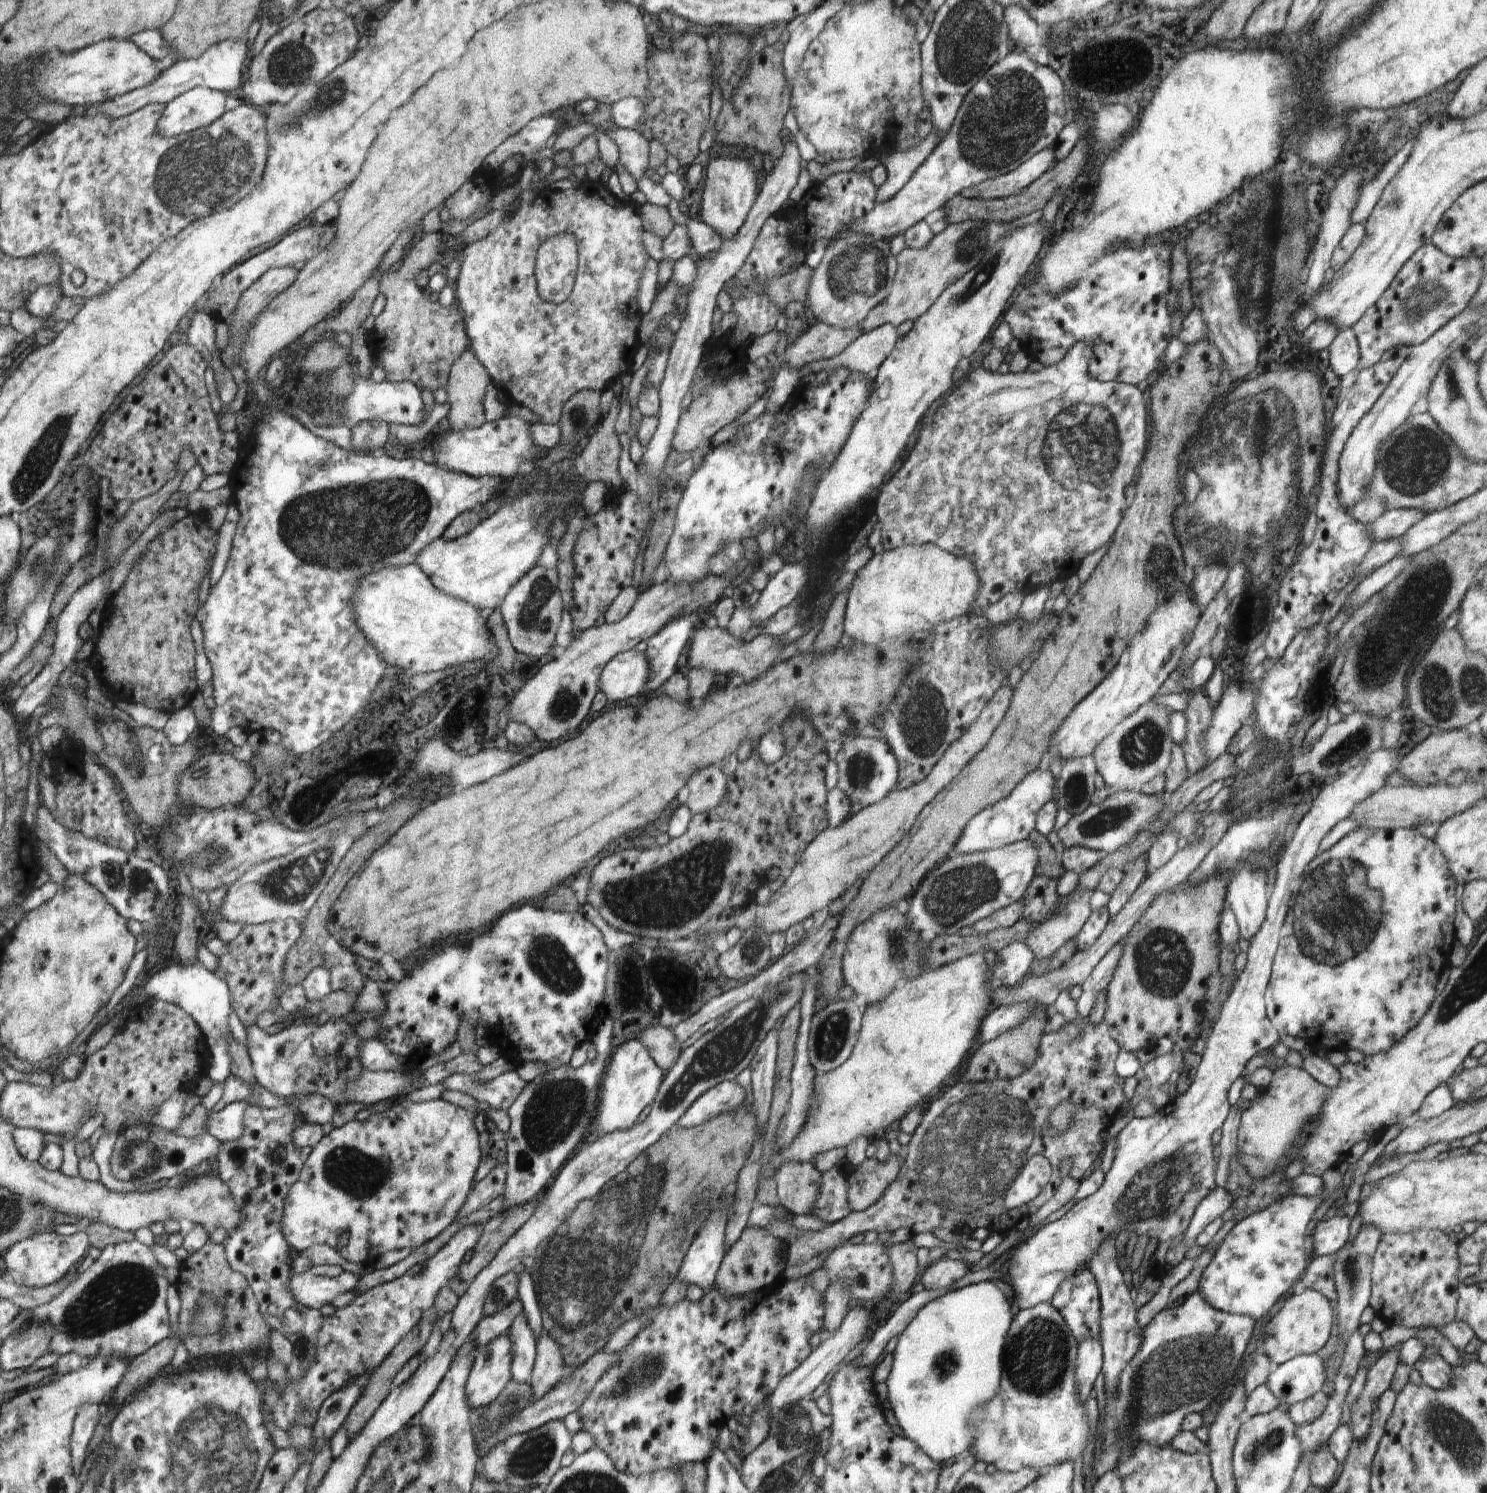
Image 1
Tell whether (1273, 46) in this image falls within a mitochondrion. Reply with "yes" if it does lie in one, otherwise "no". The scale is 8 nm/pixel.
no

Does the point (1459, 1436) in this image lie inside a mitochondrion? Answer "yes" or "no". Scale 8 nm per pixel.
yes

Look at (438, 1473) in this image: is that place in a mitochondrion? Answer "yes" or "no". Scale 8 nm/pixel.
no

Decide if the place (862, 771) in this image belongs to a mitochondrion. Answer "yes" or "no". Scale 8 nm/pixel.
yes

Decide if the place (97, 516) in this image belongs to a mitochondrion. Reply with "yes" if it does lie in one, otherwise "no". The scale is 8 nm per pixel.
no

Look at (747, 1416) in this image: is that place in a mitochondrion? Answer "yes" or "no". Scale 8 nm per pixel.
no

